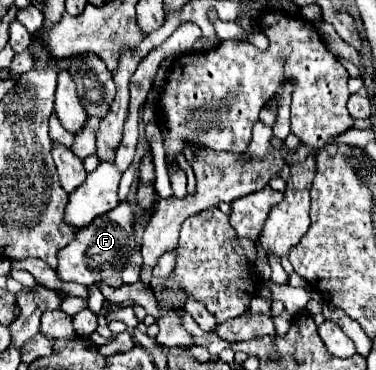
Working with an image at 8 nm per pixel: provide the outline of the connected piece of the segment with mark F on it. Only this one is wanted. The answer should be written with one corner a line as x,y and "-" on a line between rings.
120,201
120,205
92,221
92,225
82,227
74,241
68,243
58,253
58,267
56,273
62,281
74,281
80,285
92,285
96,281
104,281
124,269
128,257
136,249
134,239
134,211
130,201

